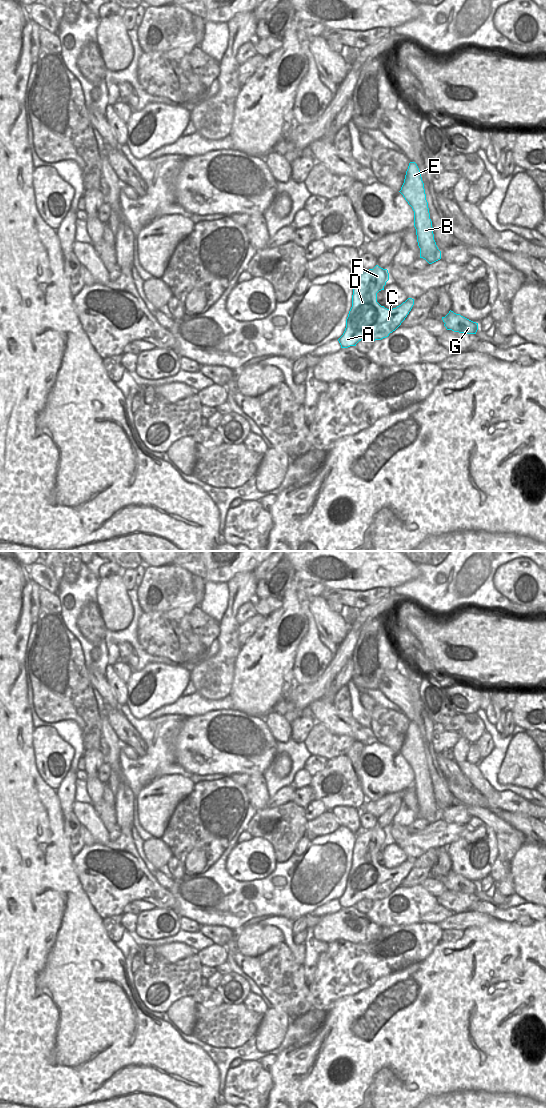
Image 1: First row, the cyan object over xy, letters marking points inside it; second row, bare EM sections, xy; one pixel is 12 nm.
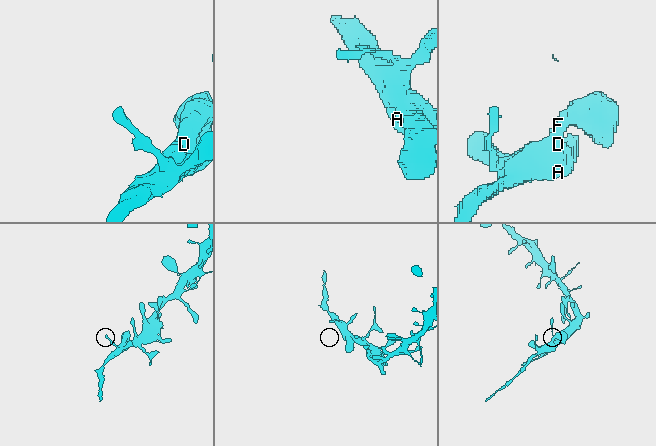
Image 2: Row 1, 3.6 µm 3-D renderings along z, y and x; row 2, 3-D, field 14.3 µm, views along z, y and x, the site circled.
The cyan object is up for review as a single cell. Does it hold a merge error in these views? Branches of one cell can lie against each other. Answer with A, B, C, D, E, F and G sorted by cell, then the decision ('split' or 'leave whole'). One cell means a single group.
A B C D E F G; leave whole

